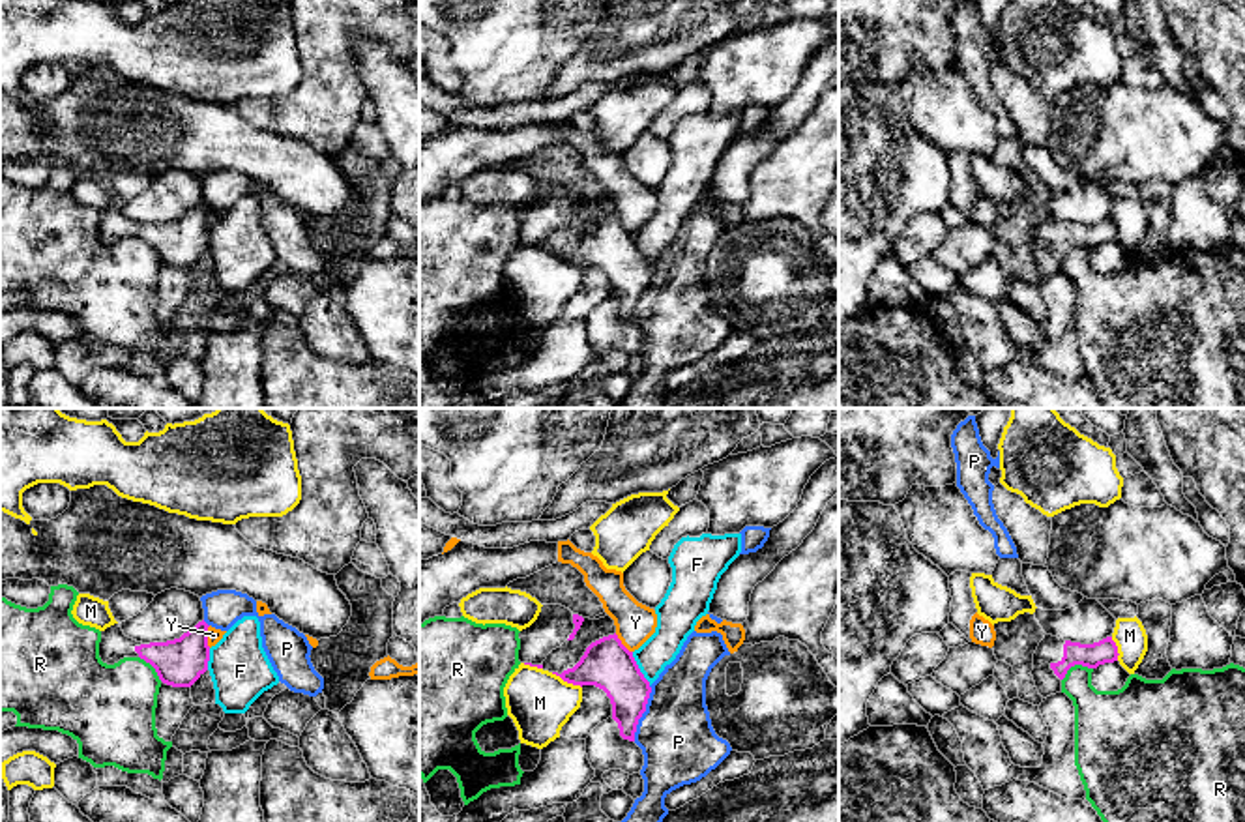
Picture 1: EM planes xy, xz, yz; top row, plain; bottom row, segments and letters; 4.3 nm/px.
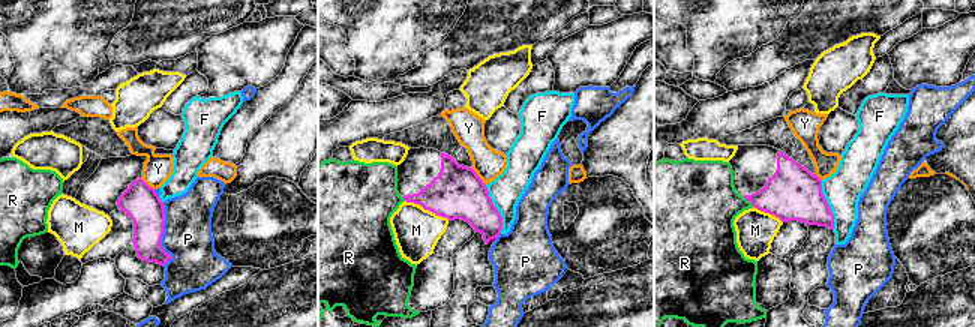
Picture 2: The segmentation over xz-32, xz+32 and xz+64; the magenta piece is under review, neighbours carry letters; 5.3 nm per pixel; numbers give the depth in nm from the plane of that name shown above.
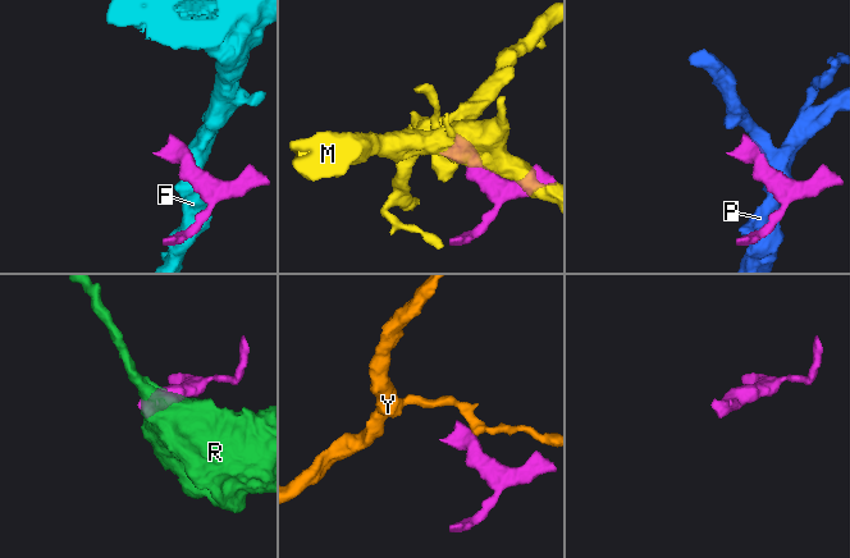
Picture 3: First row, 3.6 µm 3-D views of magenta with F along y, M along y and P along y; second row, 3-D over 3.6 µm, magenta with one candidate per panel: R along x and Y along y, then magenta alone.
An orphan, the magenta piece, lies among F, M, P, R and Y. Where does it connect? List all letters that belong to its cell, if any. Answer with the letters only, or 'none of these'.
none of these

